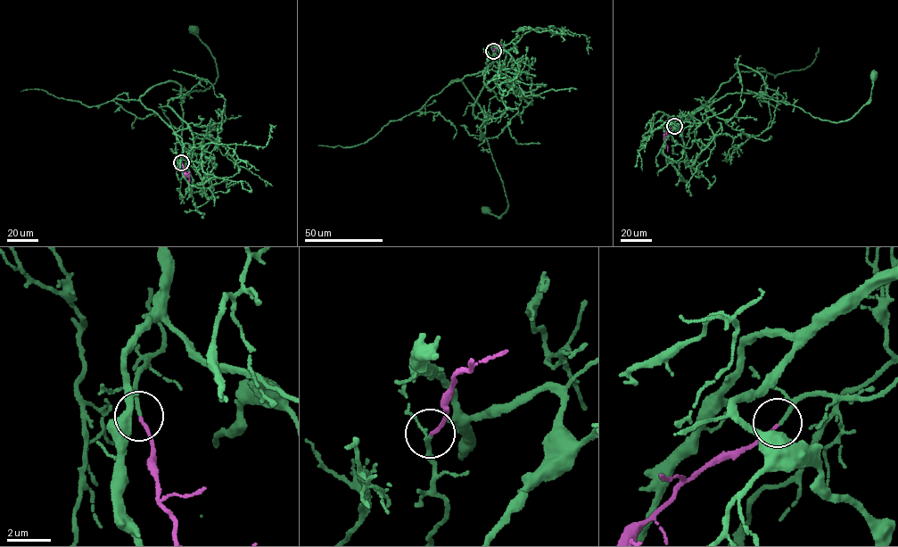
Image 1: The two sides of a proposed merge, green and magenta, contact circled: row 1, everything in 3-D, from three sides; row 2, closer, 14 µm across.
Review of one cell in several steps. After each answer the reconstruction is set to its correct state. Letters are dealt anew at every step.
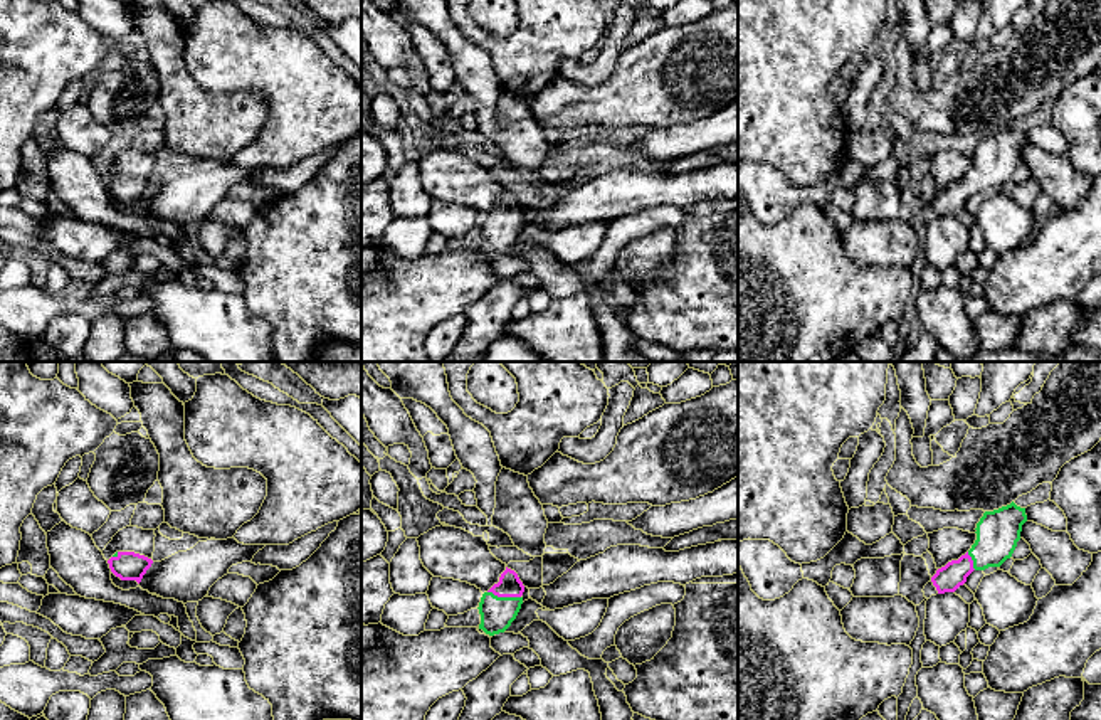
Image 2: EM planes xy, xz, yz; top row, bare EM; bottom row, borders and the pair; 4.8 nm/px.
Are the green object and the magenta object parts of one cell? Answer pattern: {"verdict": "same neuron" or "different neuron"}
{"verdict": "same neuron"}

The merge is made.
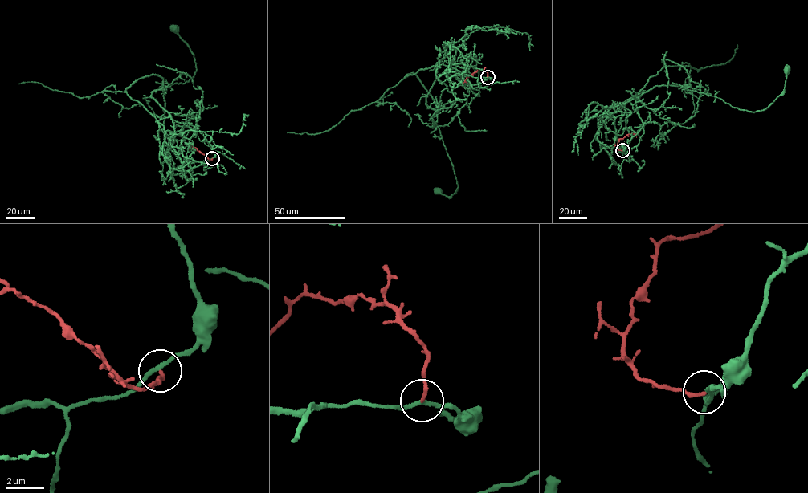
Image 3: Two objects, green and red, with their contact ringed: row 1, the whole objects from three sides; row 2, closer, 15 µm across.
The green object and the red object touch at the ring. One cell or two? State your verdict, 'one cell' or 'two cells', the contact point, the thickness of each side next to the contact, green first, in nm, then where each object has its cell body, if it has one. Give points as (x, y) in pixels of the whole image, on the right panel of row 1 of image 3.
two cells; at (622, 150); 190 nm thick on the green side, 180 nm on the other; cell body of green at (787, 68); no cell body on red

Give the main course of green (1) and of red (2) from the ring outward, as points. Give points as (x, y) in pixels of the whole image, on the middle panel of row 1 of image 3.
1: (487, 77), (471, 83), (461, 72), (450, 67), (436, 78), (426, 97), (458, 185), (448, 197), (438, 191)
2: (487, 77), (485, 70), (479, 69), (463, 83)

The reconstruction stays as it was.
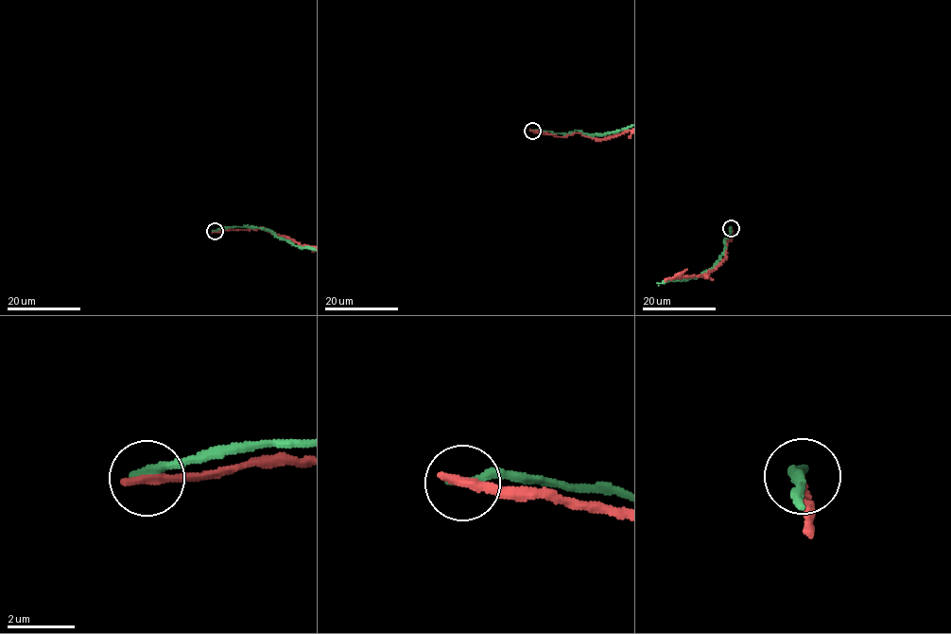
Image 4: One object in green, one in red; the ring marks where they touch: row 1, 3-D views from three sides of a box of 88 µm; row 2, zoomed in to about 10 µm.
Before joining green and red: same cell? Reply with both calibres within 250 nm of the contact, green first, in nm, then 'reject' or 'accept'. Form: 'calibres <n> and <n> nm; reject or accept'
calibres 260 and 320 nm; reject

